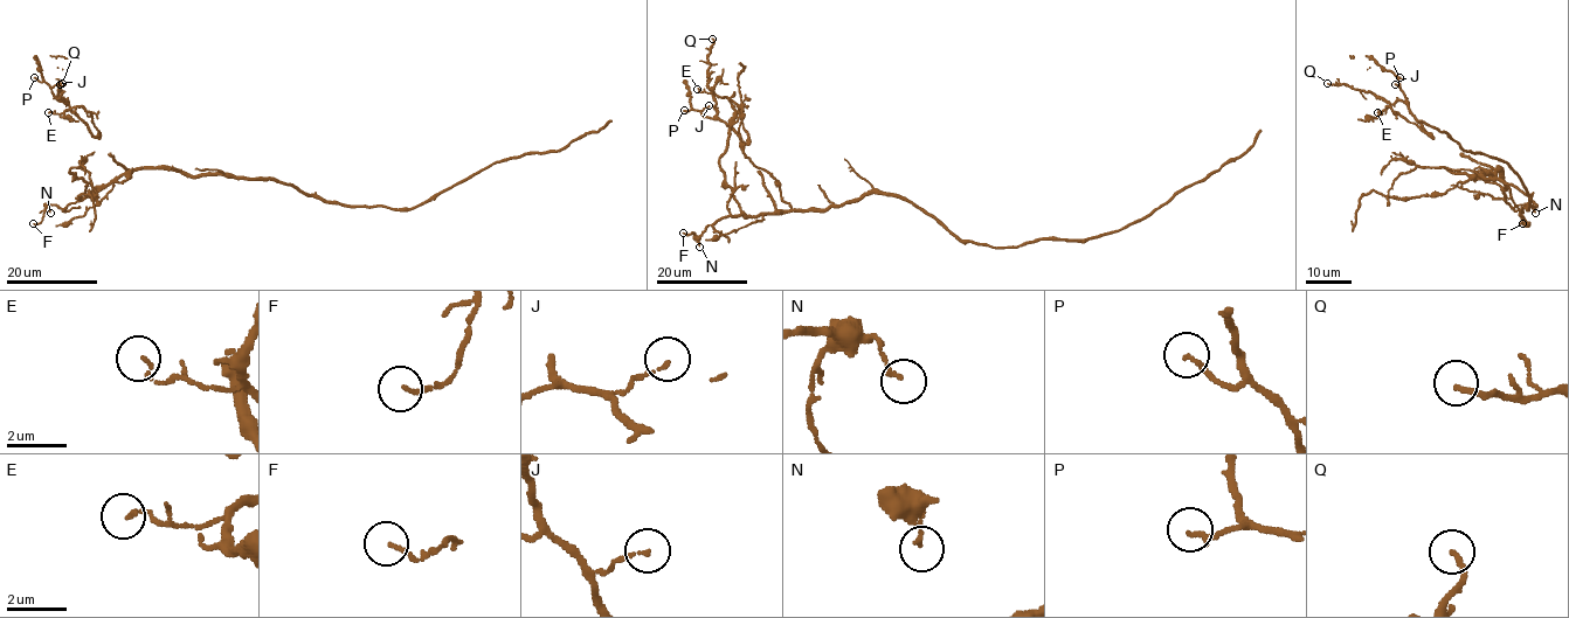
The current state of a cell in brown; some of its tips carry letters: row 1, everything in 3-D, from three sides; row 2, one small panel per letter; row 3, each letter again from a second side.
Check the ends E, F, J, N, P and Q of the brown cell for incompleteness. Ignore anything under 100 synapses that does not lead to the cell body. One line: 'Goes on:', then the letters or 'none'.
Goes on: none

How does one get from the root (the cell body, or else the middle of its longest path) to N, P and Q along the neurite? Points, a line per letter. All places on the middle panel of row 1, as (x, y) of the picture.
N: (885, 194), (863, 193), (826, 209), (727, 216), (706, 228), (698, 241), (699, 247)
P: (885, 194), (863, 193), (826, 209), (746, 216), (720, 166), (733, 117), (739, 136), (717, 118), (684, 110)
Q: (885, 194), (746, 216), (720, 166), (733, 117), (739, 136), (717, 116), (707, 84), (712, 39)

